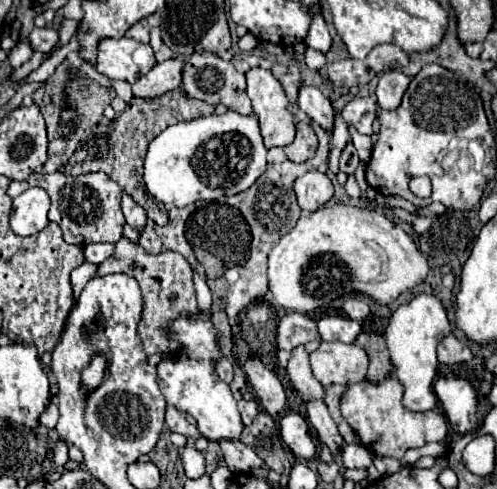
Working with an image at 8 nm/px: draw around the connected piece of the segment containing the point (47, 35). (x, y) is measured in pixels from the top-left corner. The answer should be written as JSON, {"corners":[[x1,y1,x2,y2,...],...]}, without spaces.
{"corners":[[35,27,29,35,31,47,35,51,43,51,43,53,51,51,57,45,57,41,59,41,59,33,53,27,41,27,41,29]]}

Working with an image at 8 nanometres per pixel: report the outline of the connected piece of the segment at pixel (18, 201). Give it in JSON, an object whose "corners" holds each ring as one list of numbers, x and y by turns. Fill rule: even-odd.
{"corners":[[31,187,13,199,11,209,11,229,17,235,33,235,47,227,49,195,41,187]]}

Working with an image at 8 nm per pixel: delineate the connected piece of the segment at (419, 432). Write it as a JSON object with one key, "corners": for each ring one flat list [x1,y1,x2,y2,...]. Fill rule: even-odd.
{"corners":[[391,377,379,385,367,381,349,385,349,389,341,399,343,417,357,431,363,445,373,447,373,453,377,455,389,455,401,459,407,449,423,447,429,441,443,441,448,434,448,422,443,413,435,409,427,413,407,411,401,403,401,397,403,397,403,385,399,383,399,379]]}

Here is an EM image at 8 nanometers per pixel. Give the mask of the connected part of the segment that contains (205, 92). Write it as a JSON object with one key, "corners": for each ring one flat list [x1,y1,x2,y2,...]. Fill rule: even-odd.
{"corners":[[199,53,199,55,191,55,185,61,185,69,183,69,183,89,187,91,189,97,195,99,203,99,211,105,225,105,231,111,237,111,241,115,251,115,251,101,247,97,245,91,245,75,239,73,231,61,221,59,215,53]]}

